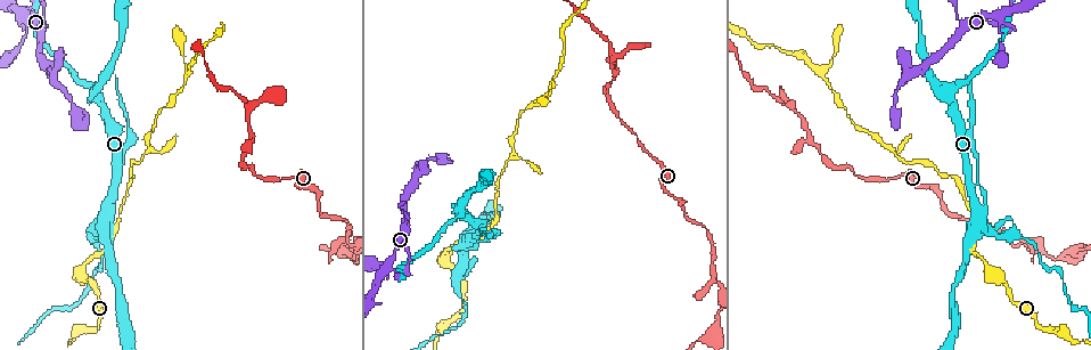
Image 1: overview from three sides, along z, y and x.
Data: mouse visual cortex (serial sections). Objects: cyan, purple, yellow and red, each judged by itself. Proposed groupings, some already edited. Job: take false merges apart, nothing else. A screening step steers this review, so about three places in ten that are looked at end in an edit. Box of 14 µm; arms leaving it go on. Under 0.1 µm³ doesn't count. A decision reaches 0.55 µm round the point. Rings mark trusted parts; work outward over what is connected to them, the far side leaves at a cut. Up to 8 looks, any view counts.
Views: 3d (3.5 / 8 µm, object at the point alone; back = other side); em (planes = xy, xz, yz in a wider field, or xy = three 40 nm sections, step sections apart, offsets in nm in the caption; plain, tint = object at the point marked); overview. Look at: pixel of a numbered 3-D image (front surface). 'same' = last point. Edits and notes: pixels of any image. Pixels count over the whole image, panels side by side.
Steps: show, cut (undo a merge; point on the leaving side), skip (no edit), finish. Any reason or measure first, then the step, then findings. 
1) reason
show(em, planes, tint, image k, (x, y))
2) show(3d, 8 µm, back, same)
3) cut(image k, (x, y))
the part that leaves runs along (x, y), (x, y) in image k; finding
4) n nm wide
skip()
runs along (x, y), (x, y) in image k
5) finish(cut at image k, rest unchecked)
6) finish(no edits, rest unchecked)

sudden change in width
show(3d, 3.5 µm, image 1, (84, 266))

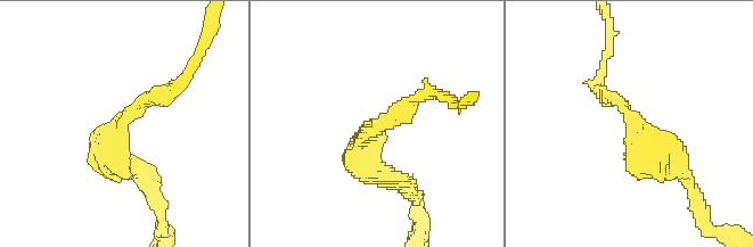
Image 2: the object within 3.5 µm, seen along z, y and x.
arms of 150, 300 nm
show(em, xy, step 5, tint, image 2, (634, 127))

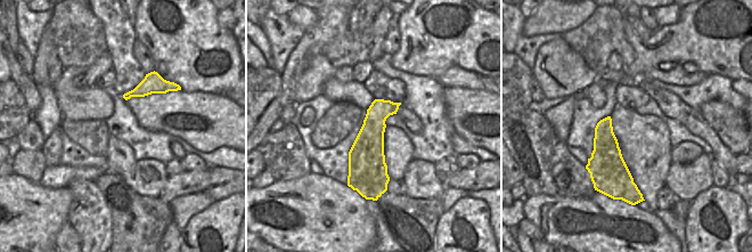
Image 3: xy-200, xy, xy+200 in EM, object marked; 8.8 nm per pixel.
skip()
all the same cell

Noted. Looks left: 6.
calibre changes
show(3d, 3.5 µm, image 1, (104, 220))

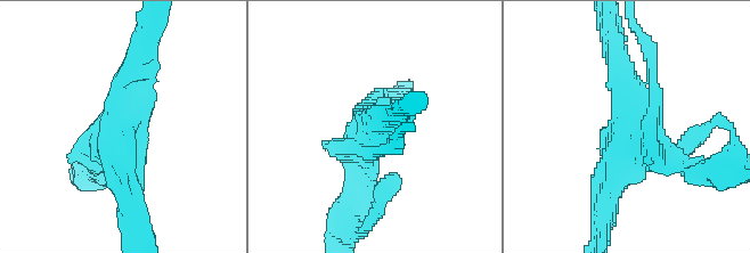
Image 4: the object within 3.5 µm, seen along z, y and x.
show(em, planes, tint, image 4, (122, 118))

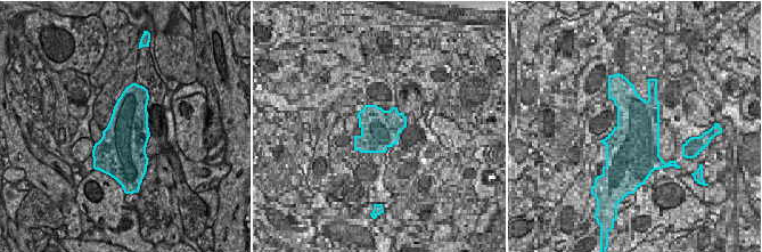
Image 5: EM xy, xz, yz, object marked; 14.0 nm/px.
cut it another way
show(em, xy, step 3, tint, same)

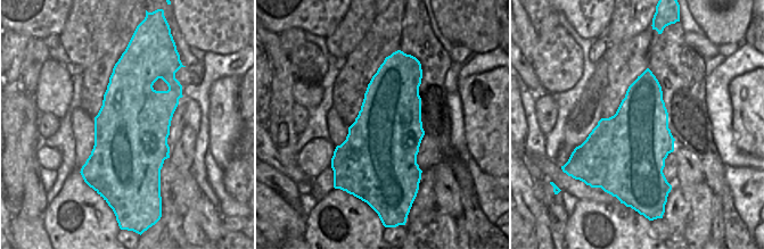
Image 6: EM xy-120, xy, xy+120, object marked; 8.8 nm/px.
cut(image 4, (351, 205))
a second cell is stuck on

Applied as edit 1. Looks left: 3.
show(3d, 3.5 µm, image 1, (99, 95))

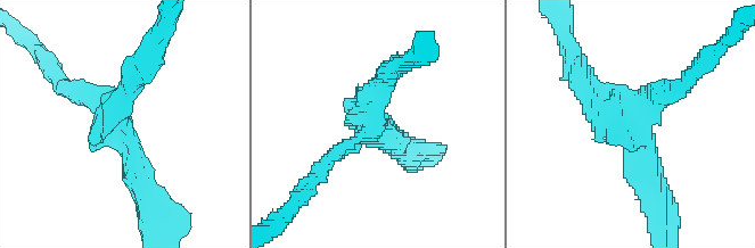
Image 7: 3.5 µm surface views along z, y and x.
show(em, xy, step 5, tint, image 7, (634, 116))

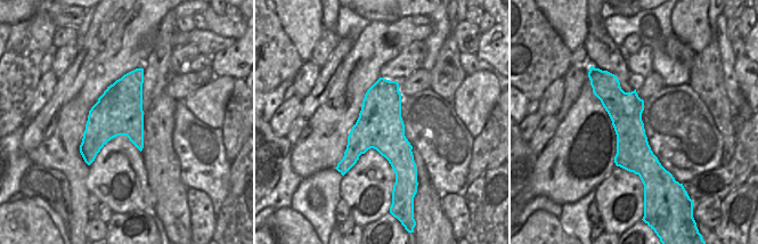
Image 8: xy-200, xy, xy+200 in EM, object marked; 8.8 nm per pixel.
skip()
runs along (650, 181), (581, 80) in image 7; all the same cell

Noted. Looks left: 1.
finish(cut at image 4, rest unchecked)

